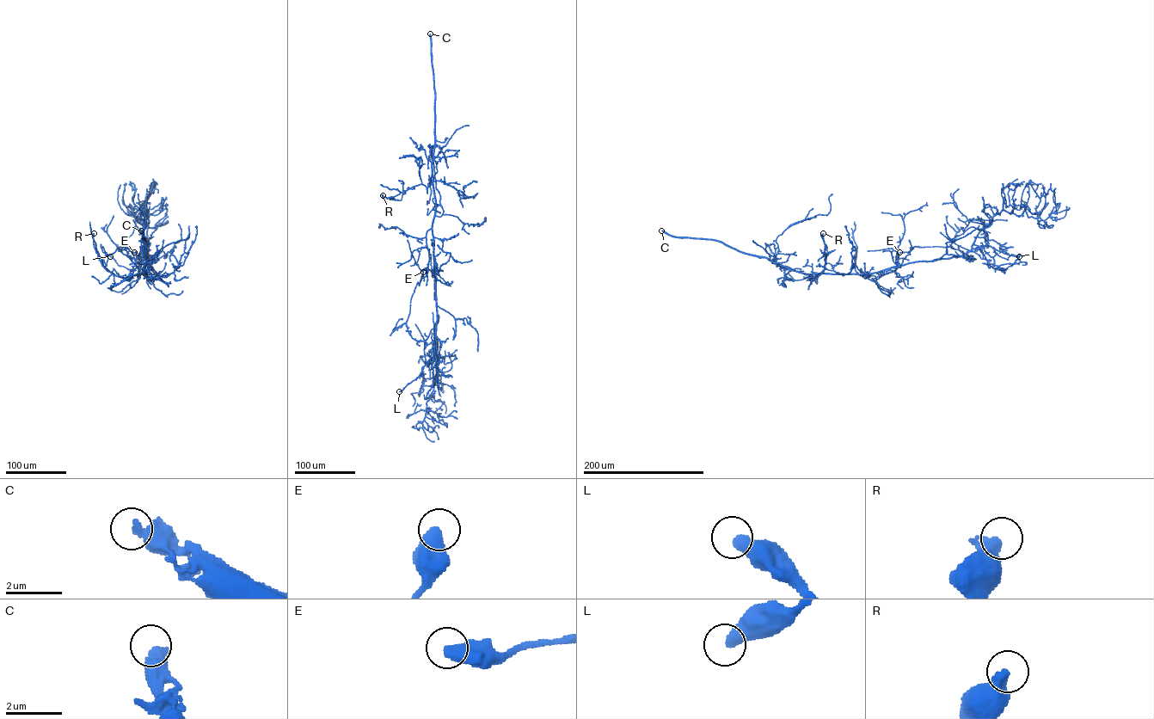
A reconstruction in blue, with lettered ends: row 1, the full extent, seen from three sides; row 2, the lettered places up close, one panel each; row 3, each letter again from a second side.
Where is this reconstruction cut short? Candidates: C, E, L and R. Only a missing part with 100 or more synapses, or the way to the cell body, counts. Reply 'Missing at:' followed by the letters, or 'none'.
Missing at: C

